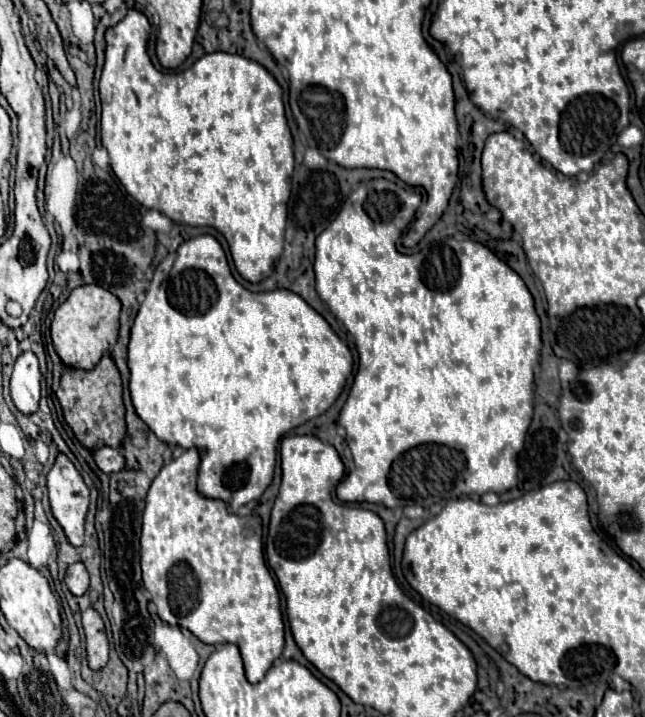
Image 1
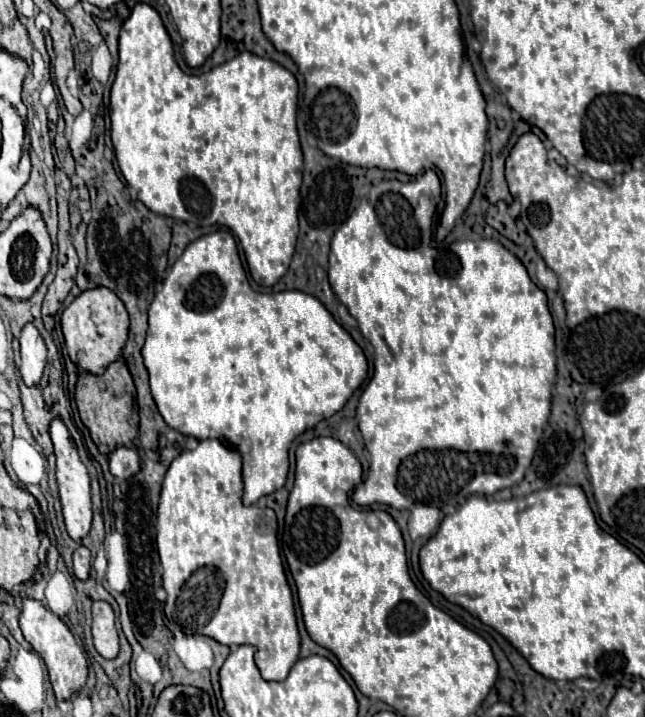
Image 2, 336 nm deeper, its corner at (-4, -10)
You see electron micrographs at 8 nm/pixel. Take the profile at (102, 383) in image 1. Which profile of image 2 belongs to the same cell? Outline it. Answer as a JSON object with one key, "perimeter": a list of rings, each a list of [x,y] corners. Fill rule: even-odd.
{"perimeter":[[[115,361],[107,367],[103,375],[83,373],[75,387],[75,403],[81,415],[81,421],[89,427],[91,439],[101,453],[113,453],[119,445],[133,447],[139,437],[139,413],[135,405],[135,383],[123,361]],[[127,385],[127,393],[125,393]],[[127,395],[127,401],[125,401]]]}

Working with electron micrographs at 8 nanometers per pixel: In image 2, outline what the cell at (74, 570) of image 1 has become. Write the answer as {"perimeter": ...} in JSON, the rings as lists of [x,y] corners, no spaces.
{"perimeter":[[[79,547],[73,553],[73,573],[77,579],[85,581],[89,577],[89,569],[91,569],[91,553],[87,547]]]}

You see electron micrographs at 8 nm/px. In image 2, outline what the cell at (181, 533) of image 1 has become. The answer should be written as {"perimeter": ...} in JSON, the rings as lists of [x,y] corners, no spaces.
{"perimeter":[[[205,439],[199,441],[199,445],[195,449],[183,451],[179,457],[173,459],[165,481],[163,481],[163,489],[161,489],[161,499],[159,499],[159,511],[157,511],[157,547],[159,547],[159,557],[161,557],[161,565],[163,565],[163,587],[167,591],[167,601],[165,601],[165,617],[173,623],[179,625],[179,629],[187,635],[199,633],[199,635],[207,635],[213,637],[215,641],[219,641],[221,645],[255,645],[257,653],[255,653],[255,663],[261,671],[261,677],[267,681],[283,681],[289,673],[289,669],[293,667],[293,663],[299,657],[299,631],[297,631],[297,619],[295,619],[295,607],[293,607],[293,595],[291,595],[291,587],[287,583],[285,577],[285,569],[283,569],[283,561],[279,555],[279,545],[277,545],[277,535],[273,531],[263,533],[261,529],[265,527],[261,517],[263,511],[255,505],[245,507],[241,503],[241,495],[243,495],[243,481],[241,481],[241,455],[239,451],[231,449],[229,445],[221,443],[219,439]]]}

